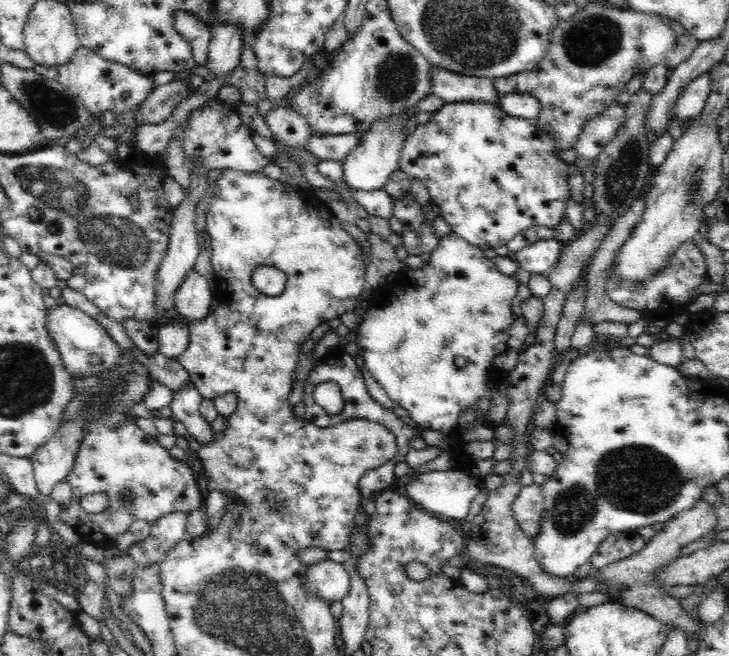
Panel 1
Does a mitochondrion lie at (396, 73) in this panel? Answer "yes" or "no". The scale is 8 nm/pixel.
yes

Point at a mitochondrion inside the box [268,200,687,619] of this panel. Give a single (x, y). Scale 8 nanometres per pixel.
(636, 478)

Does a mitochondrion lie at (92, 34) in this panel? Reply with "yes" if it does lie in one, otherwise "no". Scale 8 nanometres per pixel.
no

